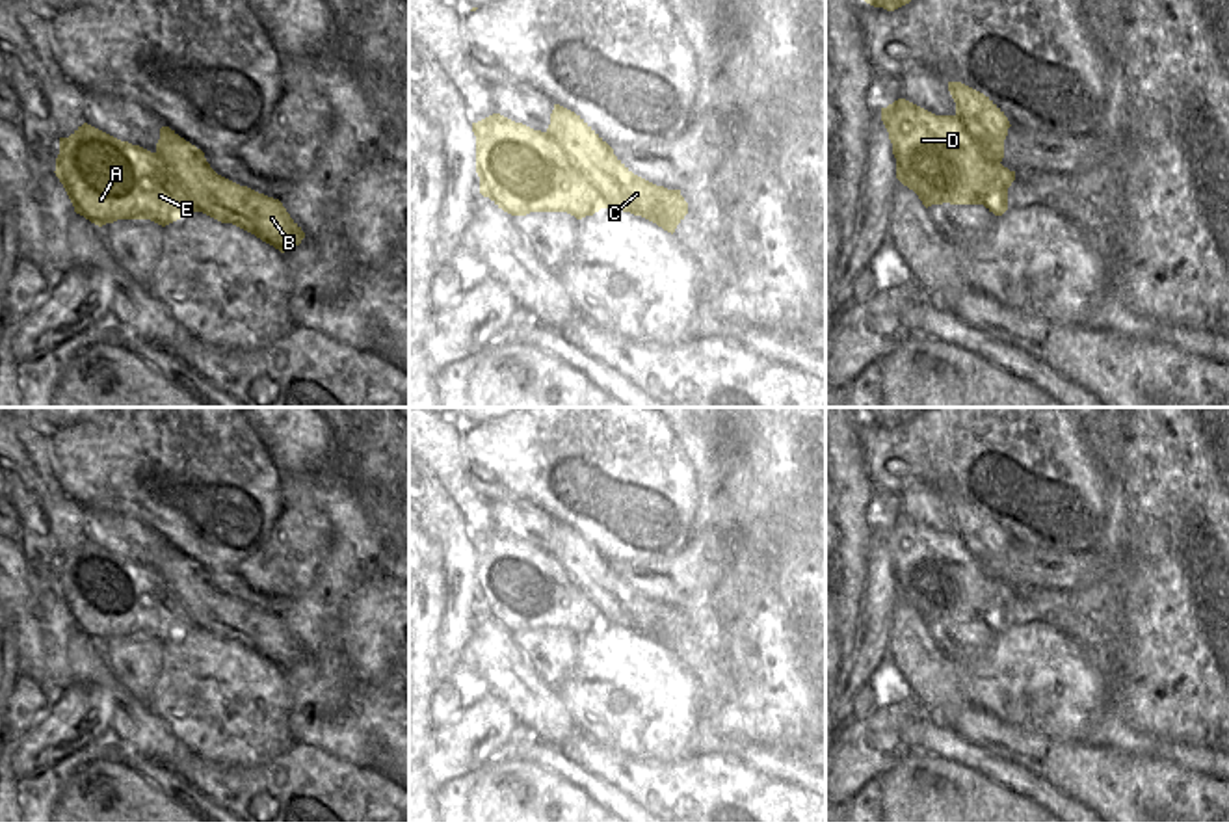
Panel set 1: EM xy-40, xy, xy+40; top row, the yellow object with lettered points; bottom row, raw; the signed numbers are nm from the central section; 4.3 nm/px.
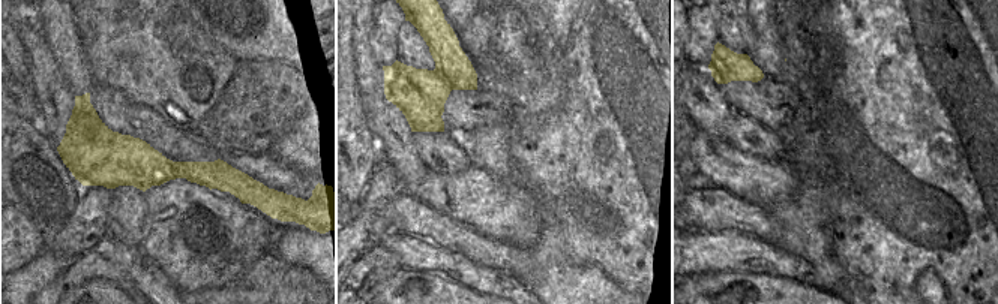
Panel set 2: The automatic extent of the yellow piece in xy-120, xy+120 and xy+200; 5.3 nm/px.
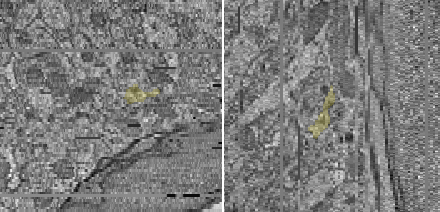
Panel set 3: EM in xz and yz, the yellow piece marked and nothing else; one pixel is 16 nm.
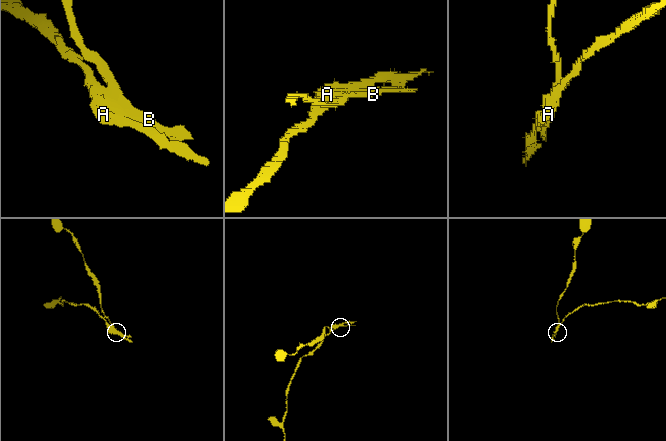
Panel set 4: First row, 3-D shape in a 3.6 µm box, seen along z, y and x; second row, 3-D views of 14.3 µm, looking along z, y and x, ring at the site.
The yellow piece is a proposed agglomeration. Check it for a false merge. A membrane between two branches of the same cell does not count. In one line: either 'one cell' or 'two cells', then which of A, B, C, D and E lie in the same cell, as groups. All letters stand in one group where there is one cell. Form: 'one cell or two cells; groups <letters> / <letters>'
two cells; groups A D E / B C

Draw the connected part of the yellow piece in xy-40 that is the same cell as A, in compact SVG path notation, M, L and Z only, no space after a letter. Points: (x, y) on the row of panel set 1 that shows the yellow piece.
M87 123L59 138L54 173L74 212L99 227L117 219L151 219L165 227L193 212L156 152Z

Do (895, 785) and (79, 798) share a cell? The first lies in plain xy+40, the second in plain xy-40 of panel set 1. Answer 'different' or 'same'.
same

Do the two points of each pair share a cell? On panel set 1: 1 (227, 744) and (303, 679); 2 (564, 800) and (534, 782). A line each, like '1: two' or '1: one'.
1: two
2: one

